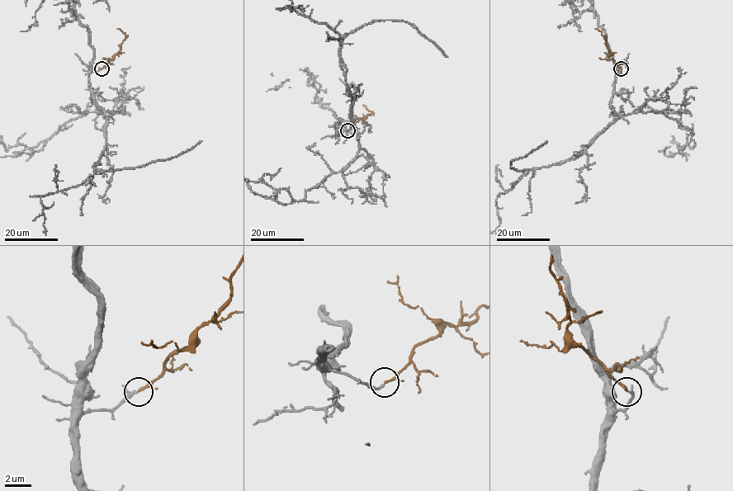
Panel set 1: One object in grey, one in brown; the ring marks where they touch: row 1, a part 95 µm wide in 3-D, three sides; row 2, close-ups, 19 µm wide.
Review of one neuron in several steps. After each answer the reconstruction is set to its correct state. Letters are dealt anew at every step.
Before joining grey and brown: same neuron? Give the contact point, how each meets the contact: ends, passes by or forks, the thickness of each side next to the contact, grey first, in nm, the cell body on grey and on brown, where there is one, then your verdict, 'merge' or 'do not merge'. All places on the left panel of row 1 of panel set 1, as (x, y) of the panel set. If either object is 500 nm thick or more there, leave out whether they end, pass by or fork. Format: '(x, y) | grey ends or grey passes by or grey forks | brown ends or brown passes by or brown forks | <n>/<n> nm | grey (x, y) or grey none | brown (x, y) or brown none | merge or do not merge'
(101, 68) | grey passes by | brown passes by | 150/130 nm | grey none | brown none | merge

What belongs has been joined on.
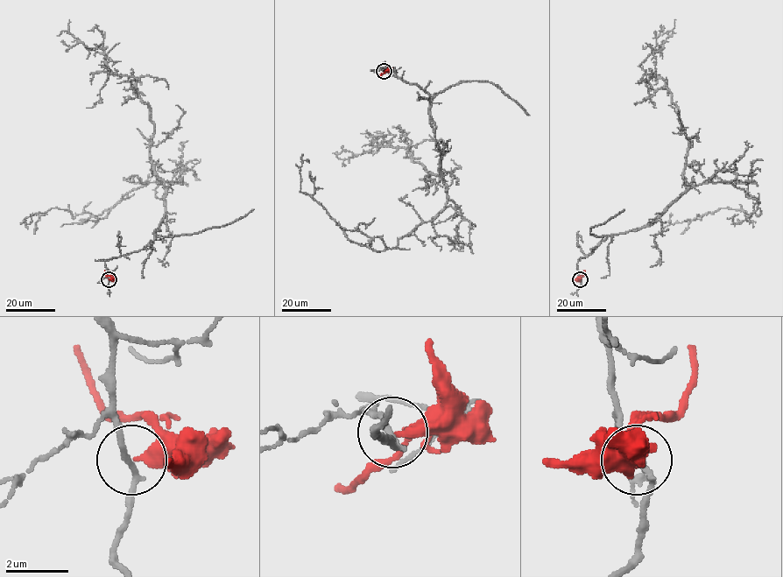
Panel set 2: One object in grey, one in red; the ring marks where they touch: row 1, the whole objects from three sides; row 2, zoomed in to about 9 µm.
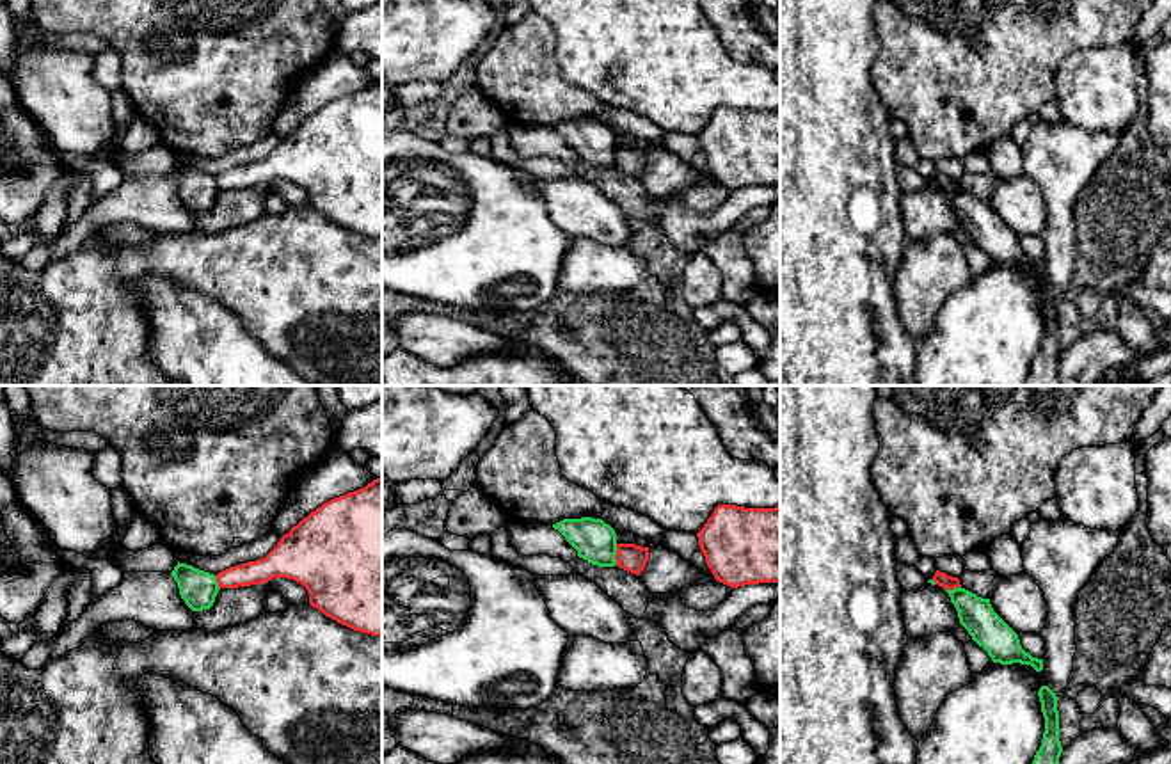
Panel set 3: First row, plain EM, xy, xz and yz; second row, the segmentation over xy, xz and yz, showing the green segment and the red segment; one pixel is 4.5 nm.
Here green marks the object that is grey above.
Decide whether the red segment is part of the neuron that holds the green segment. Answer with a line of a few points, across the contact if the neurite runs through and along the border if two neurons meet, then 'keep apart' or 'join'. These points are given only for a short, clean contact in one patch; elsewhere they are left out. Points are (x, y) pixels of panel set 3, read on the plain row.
line xz (617, 146), (615, 166); keep apart

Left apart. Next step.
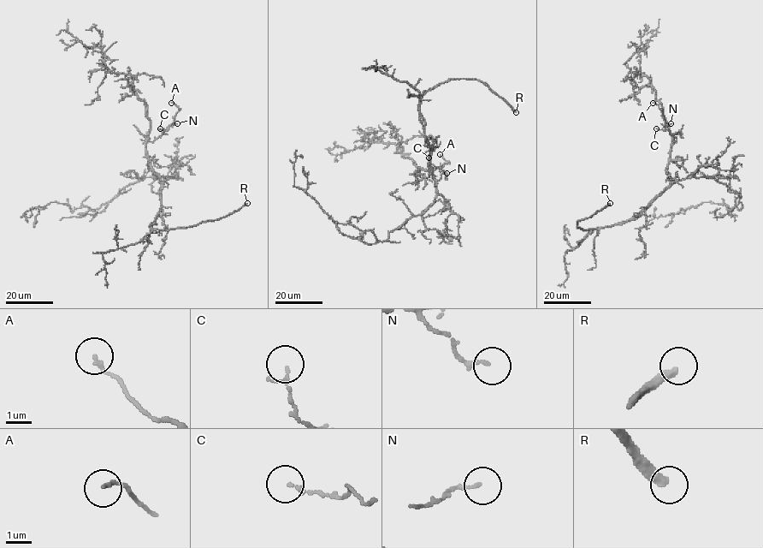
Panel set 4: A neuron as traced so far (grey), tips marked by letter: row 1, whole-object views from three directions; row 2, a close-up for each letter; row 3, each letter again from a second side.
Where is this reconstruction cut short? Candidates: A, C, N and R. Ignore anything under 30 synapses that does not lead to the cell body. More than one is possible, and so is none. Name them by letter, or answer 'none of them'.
R

